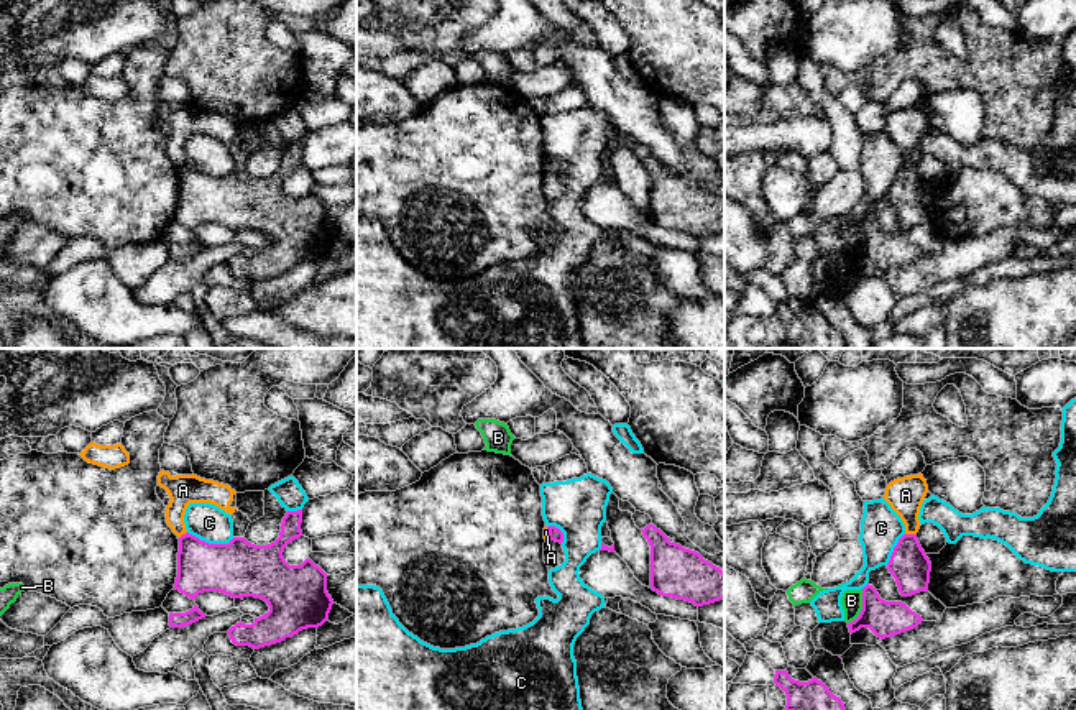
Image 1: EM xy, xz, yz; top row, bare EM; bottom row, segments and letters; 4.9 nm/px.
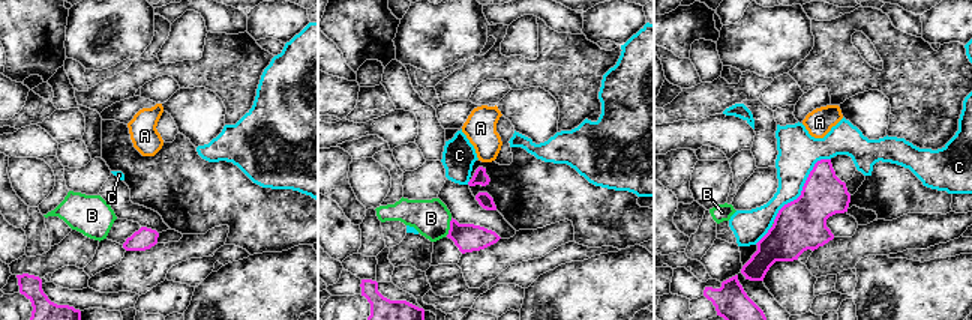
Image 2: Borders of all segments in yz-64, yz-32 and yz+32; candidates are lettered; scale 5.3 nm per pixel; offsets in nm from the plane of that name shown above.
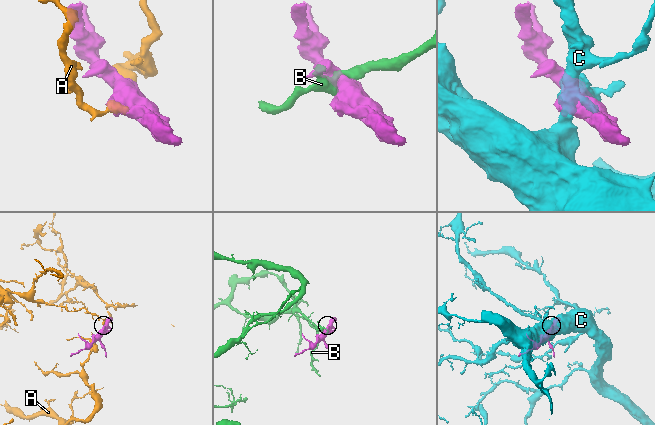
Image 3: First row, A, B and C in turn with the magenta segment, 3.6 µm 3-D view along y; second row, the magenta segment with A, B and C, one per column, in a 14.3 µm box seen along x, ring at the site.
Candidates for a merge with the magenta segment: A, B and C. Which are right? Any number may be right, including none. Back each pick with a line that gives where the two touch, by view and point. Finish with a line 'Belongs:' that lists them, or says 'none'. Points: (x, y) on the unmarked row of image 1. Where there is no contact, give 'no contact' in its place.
Belongs: none

